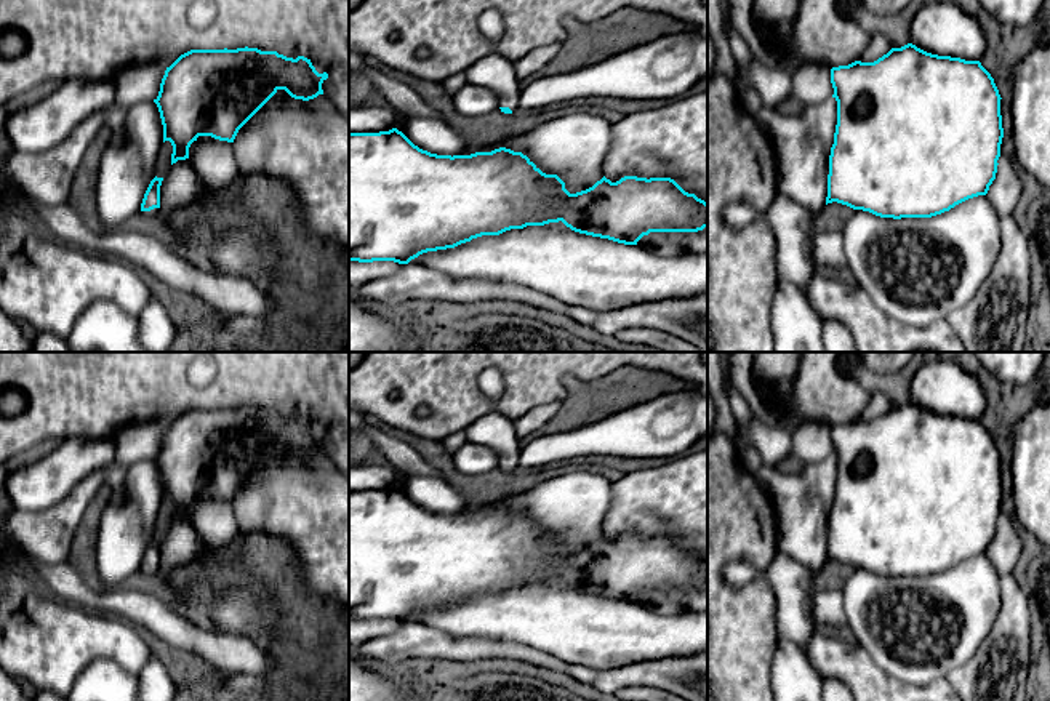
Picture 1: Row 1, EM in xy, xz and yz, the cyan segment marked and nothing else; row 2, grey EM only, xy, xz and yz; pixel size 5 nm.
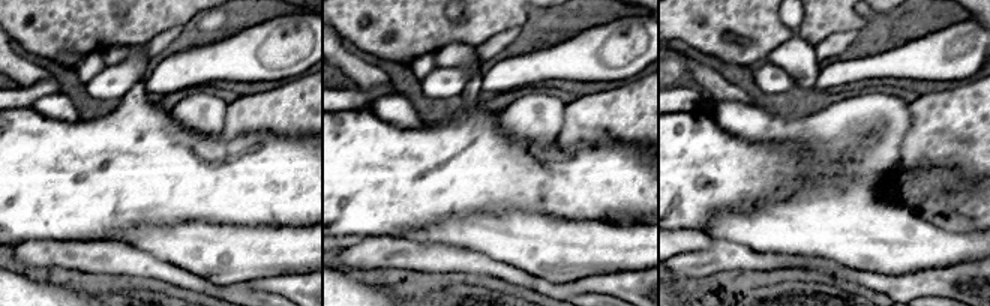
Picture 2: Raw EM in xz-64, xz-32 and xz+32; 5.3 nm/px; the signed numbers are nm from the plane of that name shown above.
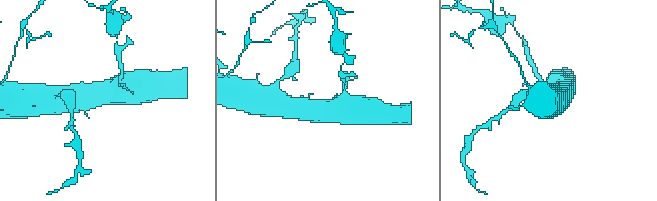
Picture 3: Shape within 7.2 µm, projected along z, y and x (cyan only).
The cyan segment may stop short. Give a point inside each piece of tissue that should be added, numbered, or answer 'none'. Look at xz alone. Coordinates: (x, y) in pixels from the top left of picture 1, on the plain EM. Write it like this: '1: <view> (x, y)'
1: xz (495, 431)

